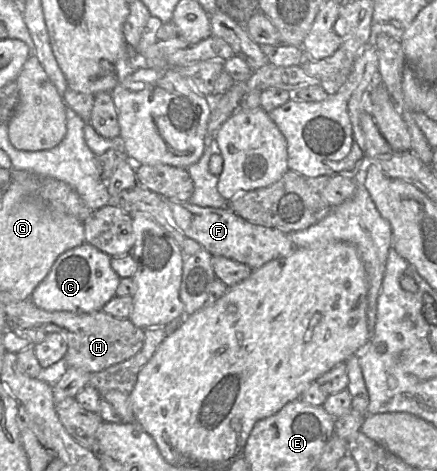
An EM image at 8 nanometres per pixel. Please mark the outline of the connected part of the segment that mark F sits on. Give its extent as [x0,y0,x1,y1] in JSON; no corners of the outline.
[167,199,295,270]

